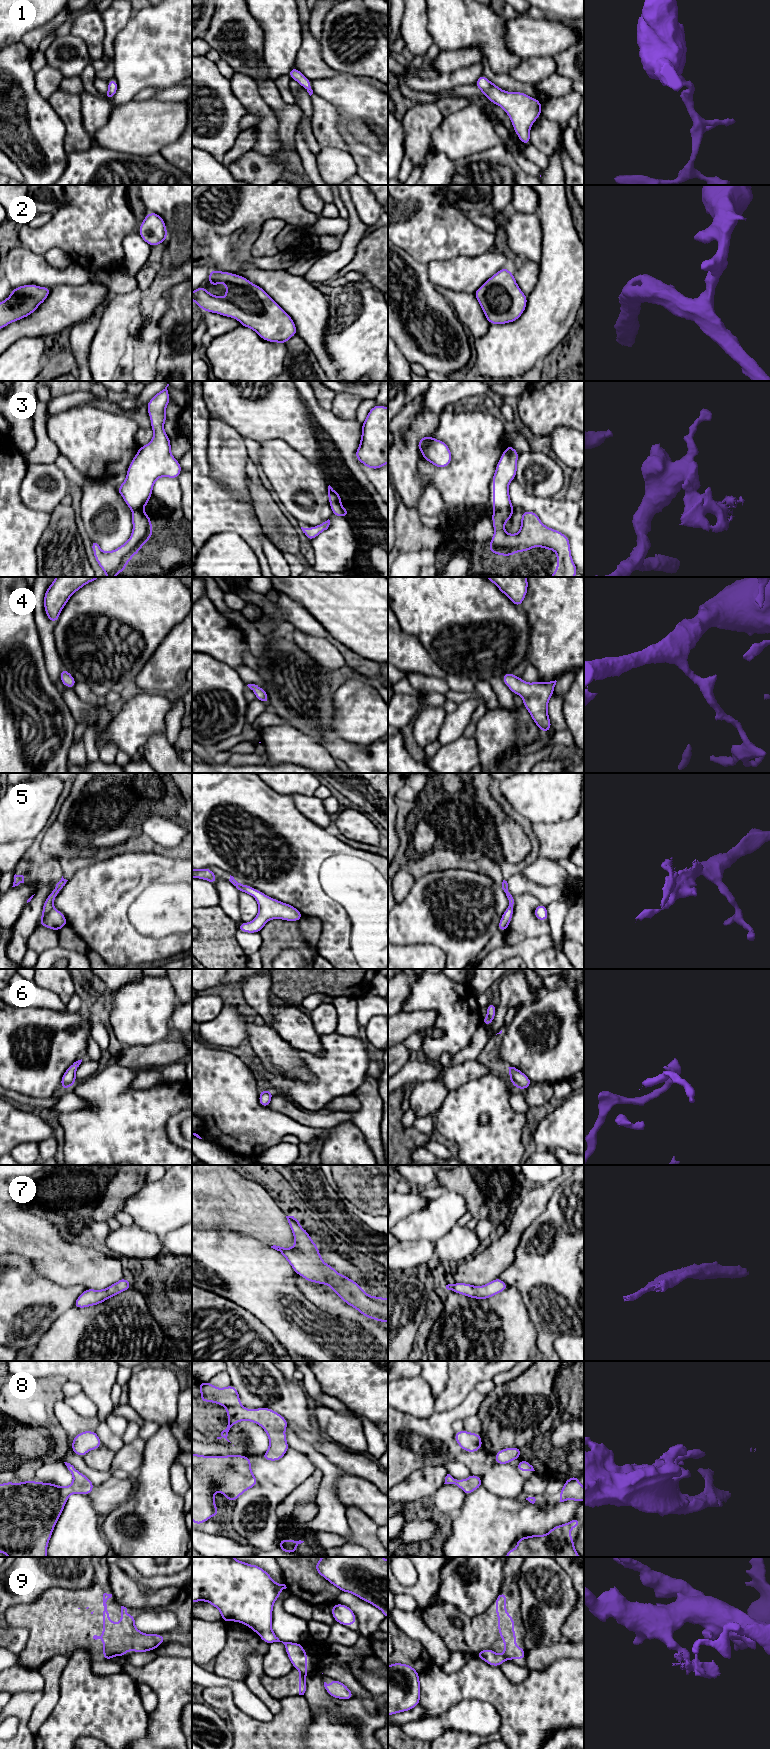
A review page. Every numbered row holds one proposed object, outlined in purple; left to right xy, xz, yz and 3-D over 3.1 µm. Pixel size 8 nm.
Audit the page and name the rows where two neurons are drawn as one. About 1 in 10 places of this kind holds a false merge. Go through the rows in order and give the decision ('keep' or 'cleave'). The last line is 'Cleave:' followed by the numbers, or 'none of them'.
1: keep
2: keep
3: cleave
4: keep
5: keep
6: keep
7: keep
8: keep
9: cleave
Cleave: 3, 9

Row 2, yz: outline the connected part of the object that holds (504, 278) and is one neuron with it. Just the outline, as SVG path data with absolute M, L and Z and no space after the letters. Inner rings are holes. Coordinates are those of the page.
M506 267L500 269L478 288L474 296L478 300L489 324L506 324L516 321L525 311L527 296L521 292L516 280Z

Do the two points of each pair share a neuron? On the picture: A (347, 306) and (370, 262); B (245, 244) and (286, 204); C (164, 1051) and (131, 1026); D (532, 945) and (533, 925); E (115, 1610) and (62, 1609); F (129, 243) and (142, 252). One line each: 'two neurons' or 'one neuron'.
A: two neurons
B: two neurons
C: two neurons
D: two neurons
E: one neuron
F: one neuron

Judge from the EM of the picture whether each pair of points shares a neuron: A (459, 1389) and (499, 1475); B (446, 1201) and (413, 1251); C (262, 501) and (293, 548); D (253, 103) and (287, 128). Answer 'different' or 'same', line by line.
A: different
B: different
C: same
D: different

